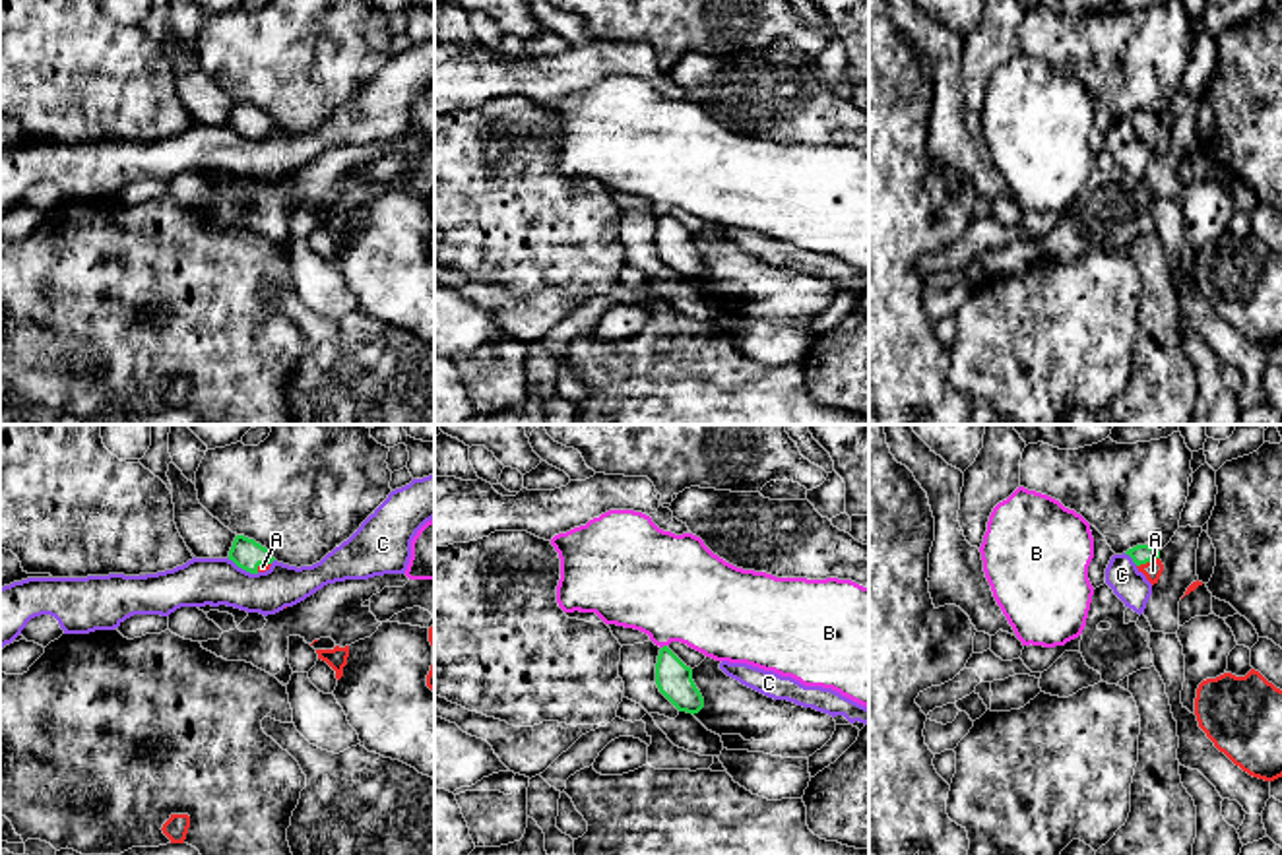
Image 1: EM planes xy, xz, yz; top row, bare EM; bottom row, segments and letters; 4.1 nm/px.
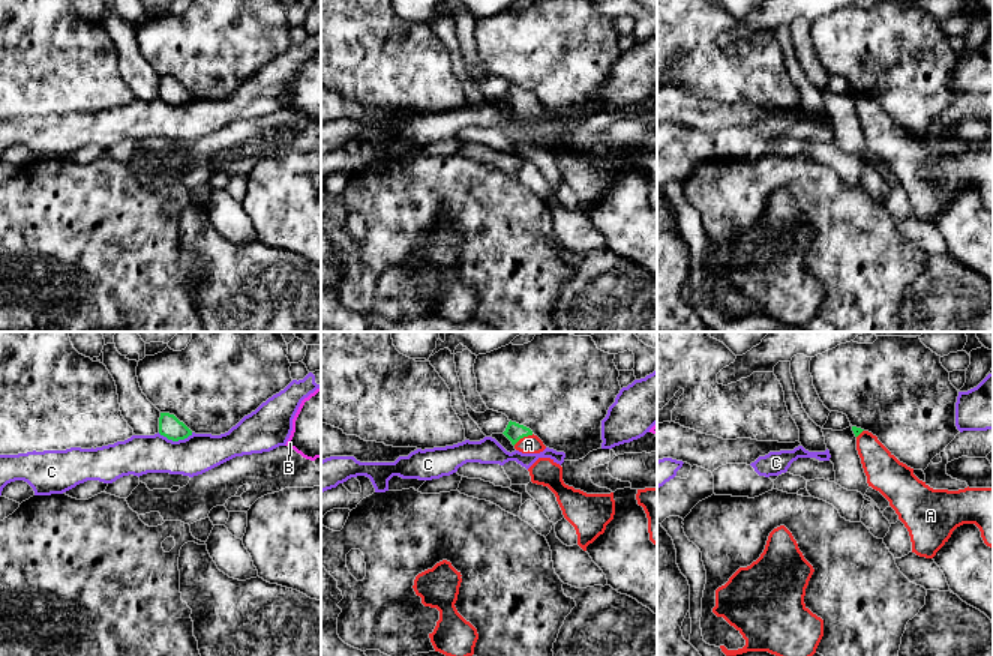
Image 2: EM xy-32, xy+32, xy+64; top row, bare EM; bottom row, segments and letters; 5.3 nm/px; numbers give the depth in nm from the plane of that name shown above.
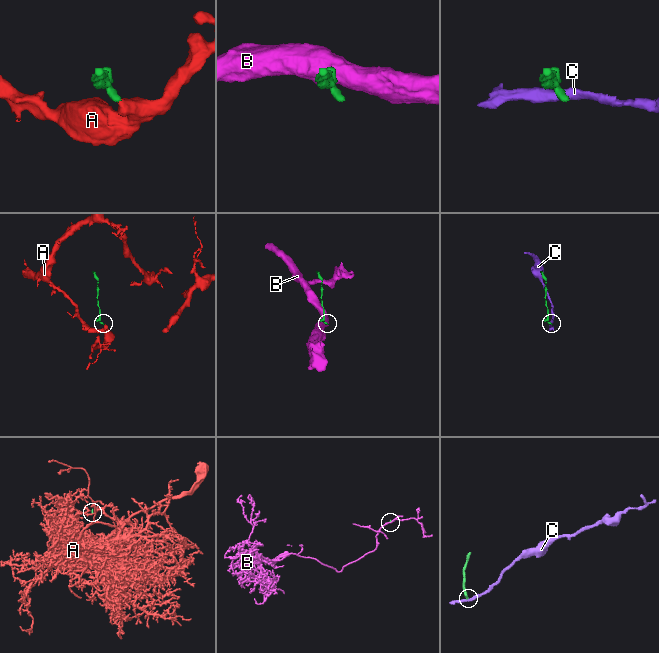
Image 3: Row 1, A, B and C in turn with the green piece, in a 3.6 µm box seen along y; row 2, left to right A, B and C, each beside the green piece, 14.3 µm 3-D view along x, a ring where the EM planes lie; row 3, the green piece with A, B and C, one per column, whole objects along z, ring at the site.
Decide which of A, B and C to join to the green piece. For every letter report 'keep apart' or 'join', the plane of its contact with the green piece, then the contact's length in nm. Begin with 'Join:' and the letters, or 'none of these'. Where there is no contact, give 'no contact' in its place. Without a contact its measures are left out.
Join: A
A: join; contact in yz; length 100 nm
B: keep apart; contact in xz; length 30 nm
C: keep apart; contact in xy; length 150 nm

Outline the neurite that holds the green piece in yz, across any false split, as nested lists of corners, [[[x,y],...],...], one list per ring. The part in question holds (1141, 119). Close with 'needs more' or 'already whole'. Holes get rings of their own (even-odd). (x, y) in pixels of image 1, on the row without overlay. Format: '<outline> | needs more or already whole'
[[[1137,111],[1129,114],[1125,120],[1133,124],[1137,130],[1138,138],[1146,142],[1146,145],[1154,151],[1158,149],[1164,130],[1160,126],[1160,116],[1150,112],[1150,111]]] | needs more

